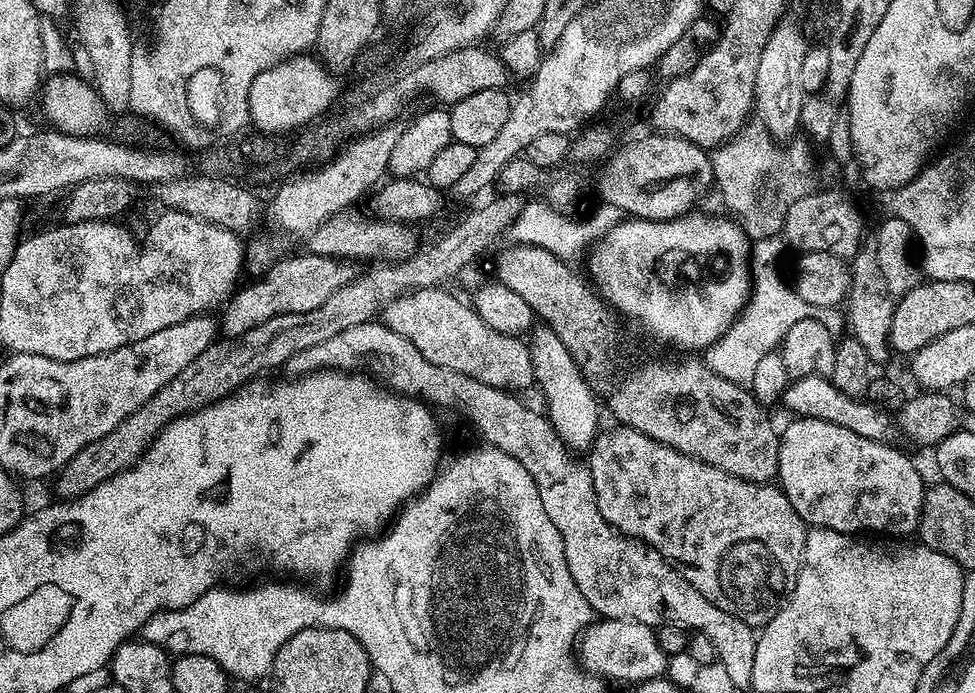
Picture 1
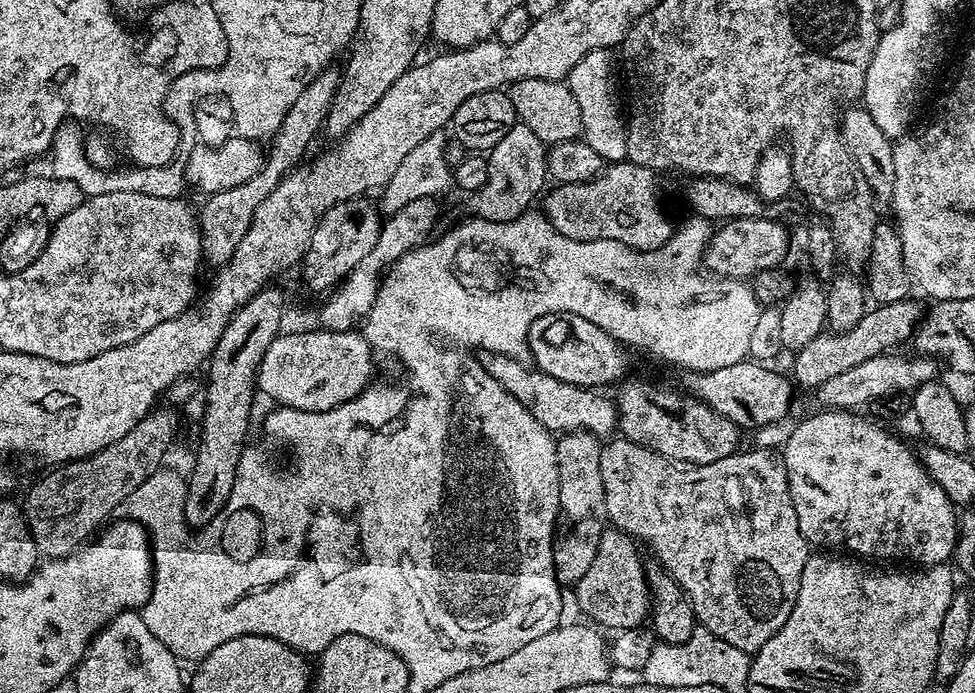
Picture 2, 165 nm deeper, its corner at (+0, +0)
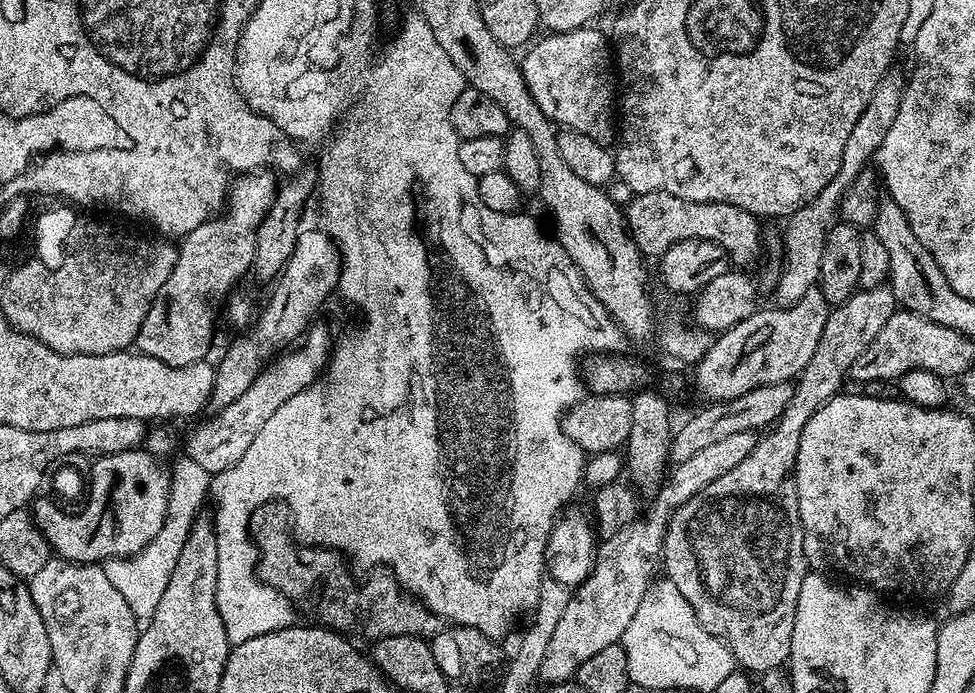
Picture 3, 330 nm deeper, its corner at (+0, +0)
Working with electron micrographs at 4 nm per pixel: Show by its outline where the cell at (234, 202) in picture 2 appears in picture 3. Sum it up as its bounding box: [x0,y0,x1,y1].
[135,170,278,368]

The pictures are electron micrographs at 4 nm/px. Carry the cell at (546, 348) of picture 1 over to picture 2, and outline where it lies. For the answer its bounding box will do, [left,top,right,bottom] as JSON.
[553,429,606,584]

